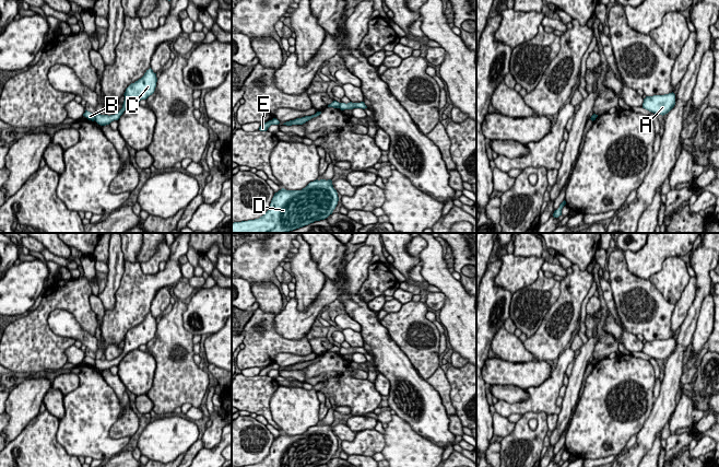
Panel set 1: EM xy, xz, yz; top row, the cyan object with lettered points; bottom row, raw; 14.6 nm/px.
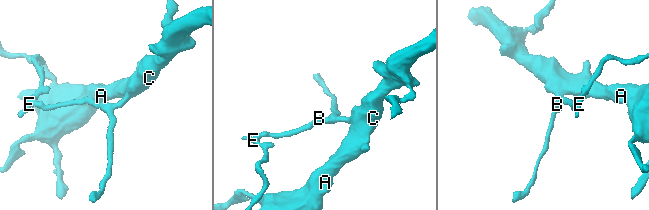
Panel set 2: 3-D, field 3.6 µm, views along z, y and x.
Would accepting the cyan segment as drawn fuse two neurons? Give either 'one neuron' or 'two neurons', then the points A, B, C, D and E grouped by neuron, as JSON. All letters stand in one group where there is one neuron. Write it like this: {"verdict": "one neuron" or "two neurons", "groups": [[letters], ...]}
{"verdict": "two neurons", "groups": [["A", "C", "D"], ["B", "E"]]}

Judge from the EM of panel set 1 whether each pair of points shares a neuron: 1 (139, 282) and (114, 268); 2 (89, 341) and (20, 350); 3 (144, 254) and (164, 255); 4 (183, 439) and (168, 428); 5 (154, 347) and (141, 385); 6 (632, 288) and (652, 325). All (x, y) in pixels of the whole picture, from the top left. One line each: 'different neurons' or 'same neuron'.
1: different neurons
2: different neurons
3: different neurons
4: same neuron
5: different neurons
6: same neuron

